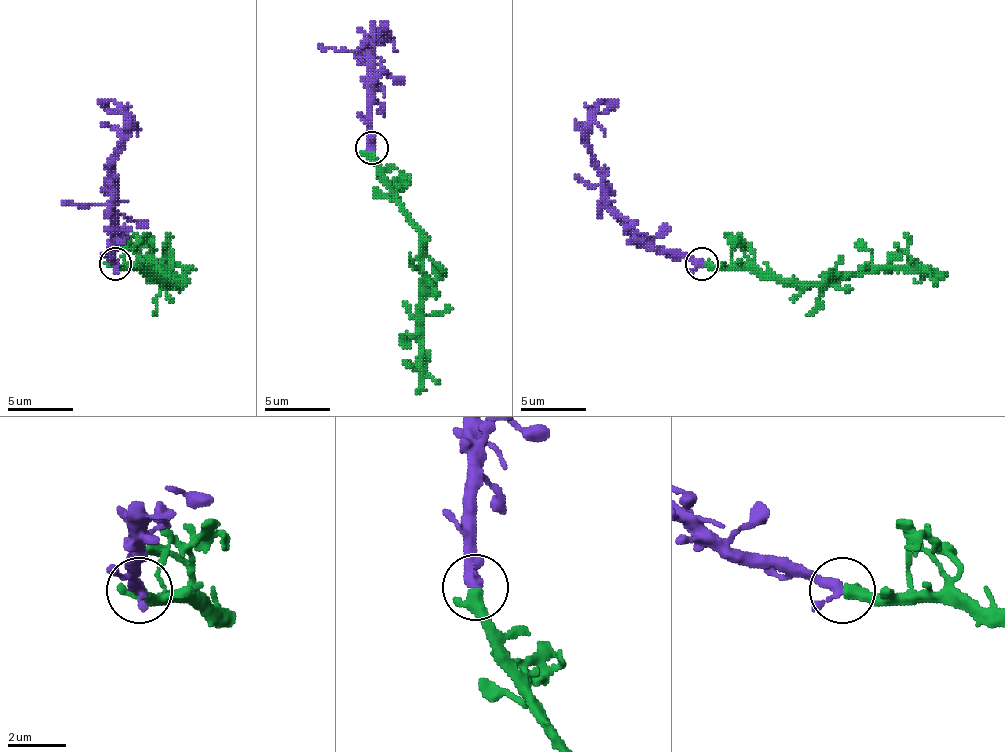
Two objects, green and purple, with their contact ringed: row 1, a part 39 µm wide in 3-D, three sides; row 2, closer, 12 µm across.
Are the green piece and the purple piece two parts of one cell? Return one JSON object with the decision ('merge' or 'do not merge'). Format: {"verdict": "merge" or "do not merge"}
{"verdict": "merge"}

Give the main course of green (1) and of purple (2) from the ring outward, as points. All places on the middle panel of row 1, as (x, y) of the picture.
1: (371, 149), (393, 201), (420, 233), (423, 384), (416, 393)
2: (371, 149), (371, 54), (367, 51), (384, 34), (358, 64)

